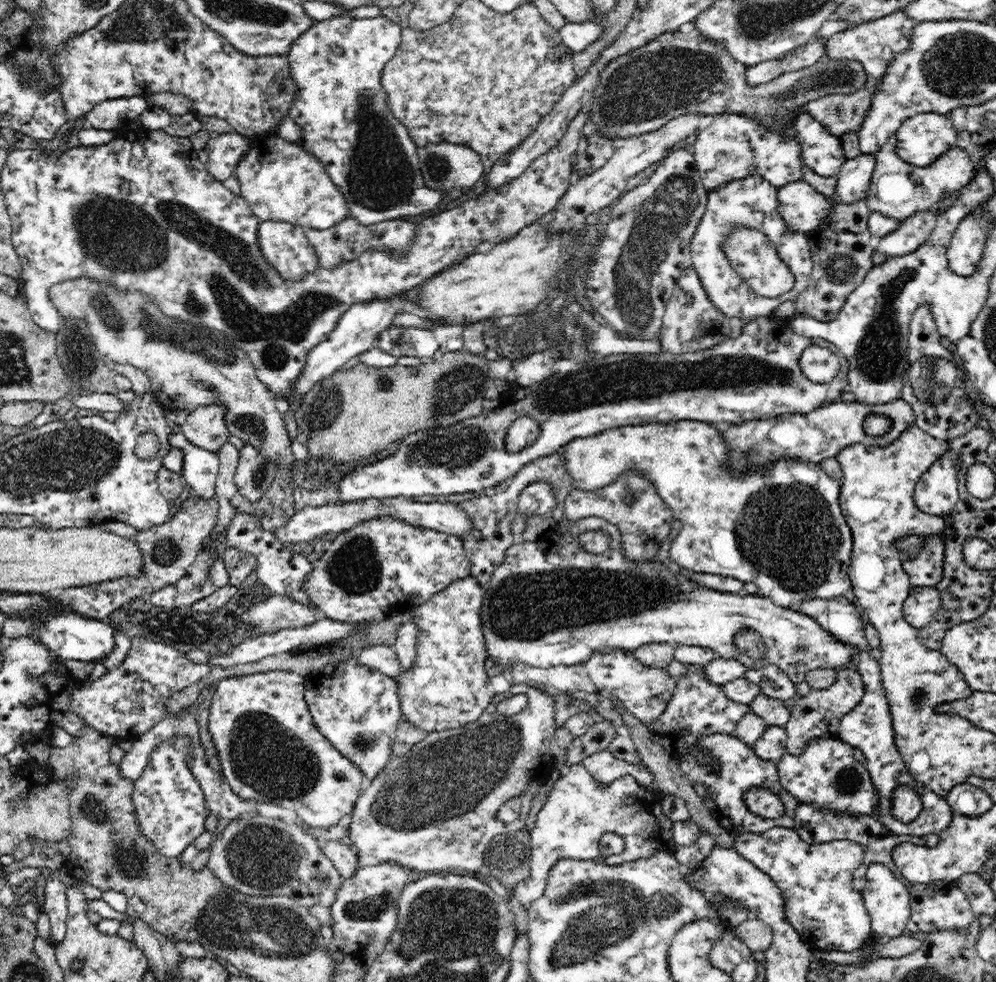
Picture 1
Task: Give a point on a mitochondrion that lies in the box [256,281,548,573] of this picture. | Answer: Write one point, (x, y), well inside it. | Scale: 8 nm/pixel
(460, 448)

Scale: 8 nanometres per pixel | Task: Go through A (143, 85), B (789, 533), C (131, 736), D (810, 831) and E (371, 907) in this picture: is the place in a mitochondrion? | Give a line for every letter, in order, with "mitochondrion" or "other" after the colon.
A: other
B: mitochondrion
C: other
D: other
E: mitochondrion

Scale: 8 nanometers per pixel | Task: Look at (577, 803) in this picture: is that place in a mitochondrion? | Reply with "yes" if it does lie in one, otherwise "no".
no

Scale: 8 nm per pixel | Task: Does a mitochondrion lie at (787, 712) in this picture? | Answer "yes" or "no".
no

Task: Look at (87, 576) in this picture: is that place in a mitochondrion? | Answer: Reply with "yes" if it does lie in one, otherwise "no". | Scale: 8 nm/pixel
no

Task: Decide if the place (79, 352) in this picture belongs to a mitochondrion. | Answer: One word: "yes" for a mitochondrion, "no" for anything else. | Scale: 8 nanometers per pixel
yes

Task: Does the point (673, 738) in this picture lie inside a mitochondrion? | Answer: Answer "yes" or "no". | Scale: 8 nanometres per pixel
no

